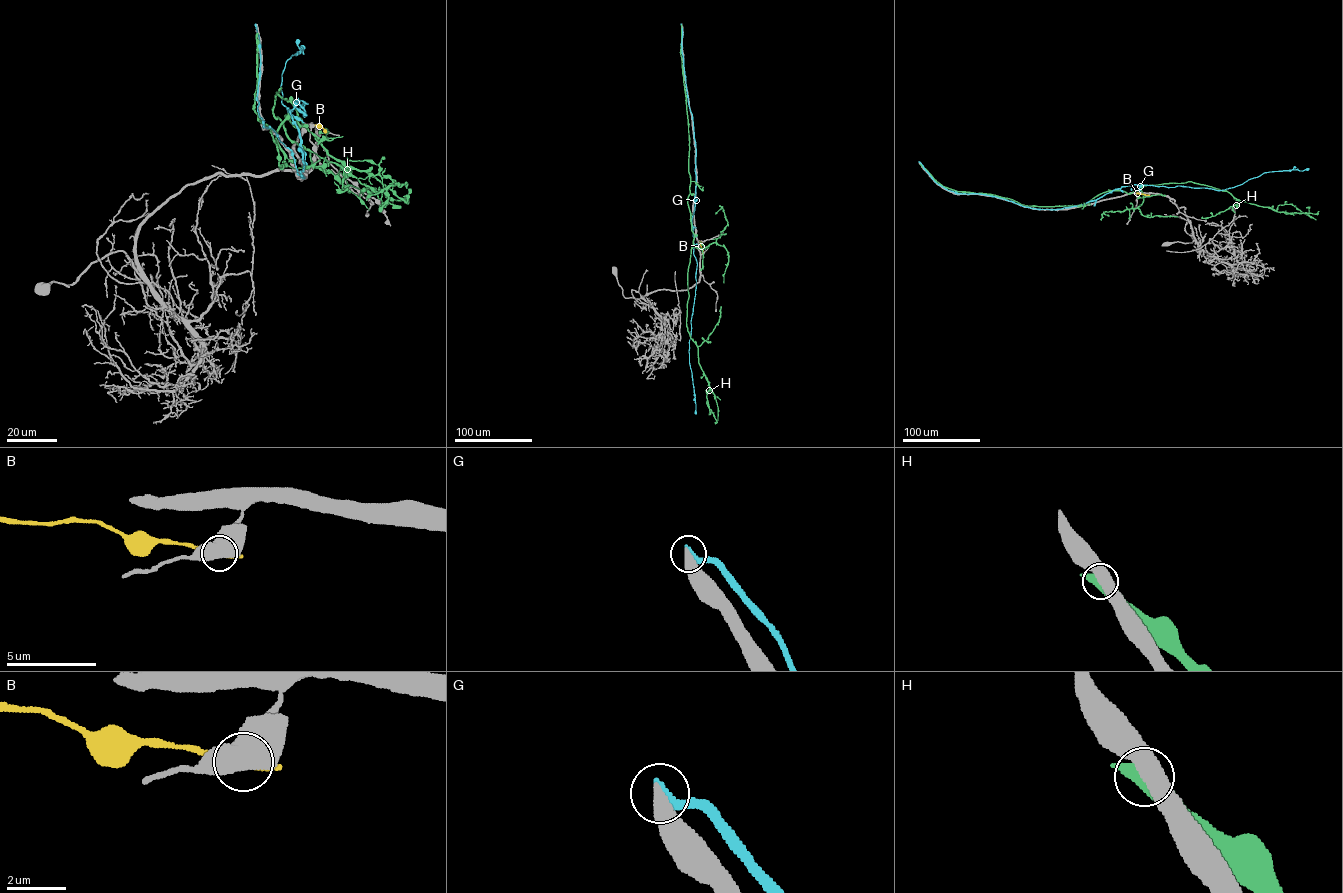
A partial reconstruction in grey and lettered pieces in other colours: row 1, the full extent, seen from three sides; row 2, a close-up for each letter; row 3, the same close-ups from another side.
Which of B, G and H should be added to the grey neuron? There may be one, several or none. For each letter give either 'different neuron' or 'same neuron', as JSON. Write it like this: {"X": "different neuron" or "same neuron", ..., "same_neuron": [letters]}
{"B": "different neuron", "G": "different neuron", "H": "different neuron", "same_neuron": []}

